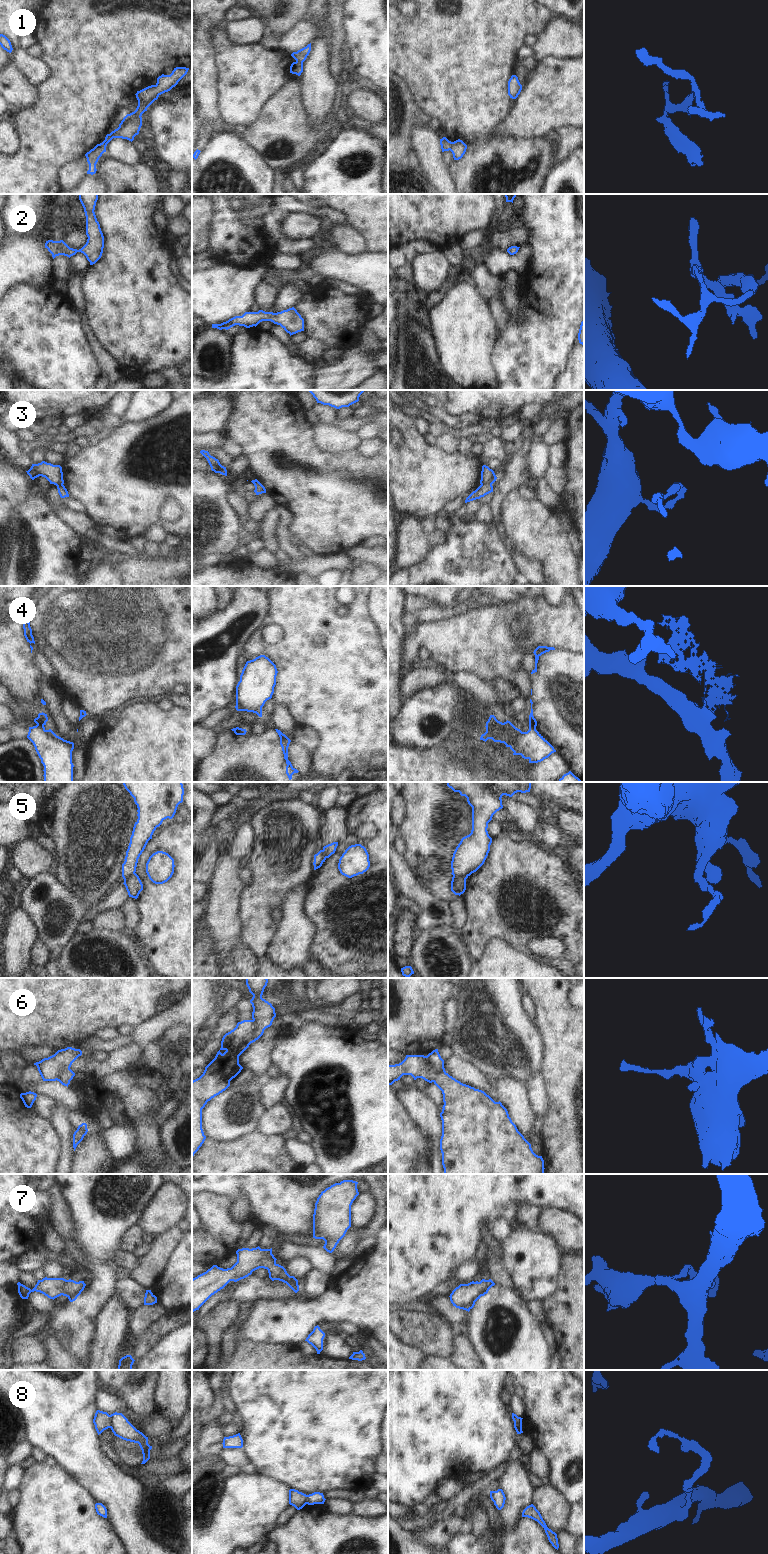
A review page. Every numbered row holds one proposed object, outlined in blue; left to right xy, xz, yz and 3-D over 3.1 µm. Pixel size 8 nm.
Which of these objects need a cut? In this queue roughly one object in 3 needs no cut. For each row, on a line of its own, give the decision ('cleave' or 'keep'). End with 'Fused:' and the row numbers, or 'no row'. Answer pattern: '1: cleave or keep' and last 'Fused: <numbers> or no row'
1: cleave
2: keep
3: cleave
4: cleave
5: cleave
6: keep
7: keep
8: cleave
Fused: 1, 3, 4, 5, 8

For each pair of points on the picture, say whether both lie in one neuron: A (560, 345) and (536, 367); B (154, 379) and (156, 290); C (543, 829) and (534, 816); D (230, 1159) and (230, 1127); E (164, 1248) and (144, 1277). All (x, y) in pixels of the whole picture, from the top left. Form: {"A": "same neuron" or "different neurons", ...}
{"A": "same neuron", "B": "different neurons", "C": "different neurons", "D": "different neurons", "E": "same neuron"}

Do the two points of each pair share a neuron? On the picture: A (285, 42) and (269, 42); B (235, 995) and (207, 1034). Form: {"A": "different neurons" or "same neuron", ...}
{"A": "different neurons", "B": "same neuron"}

